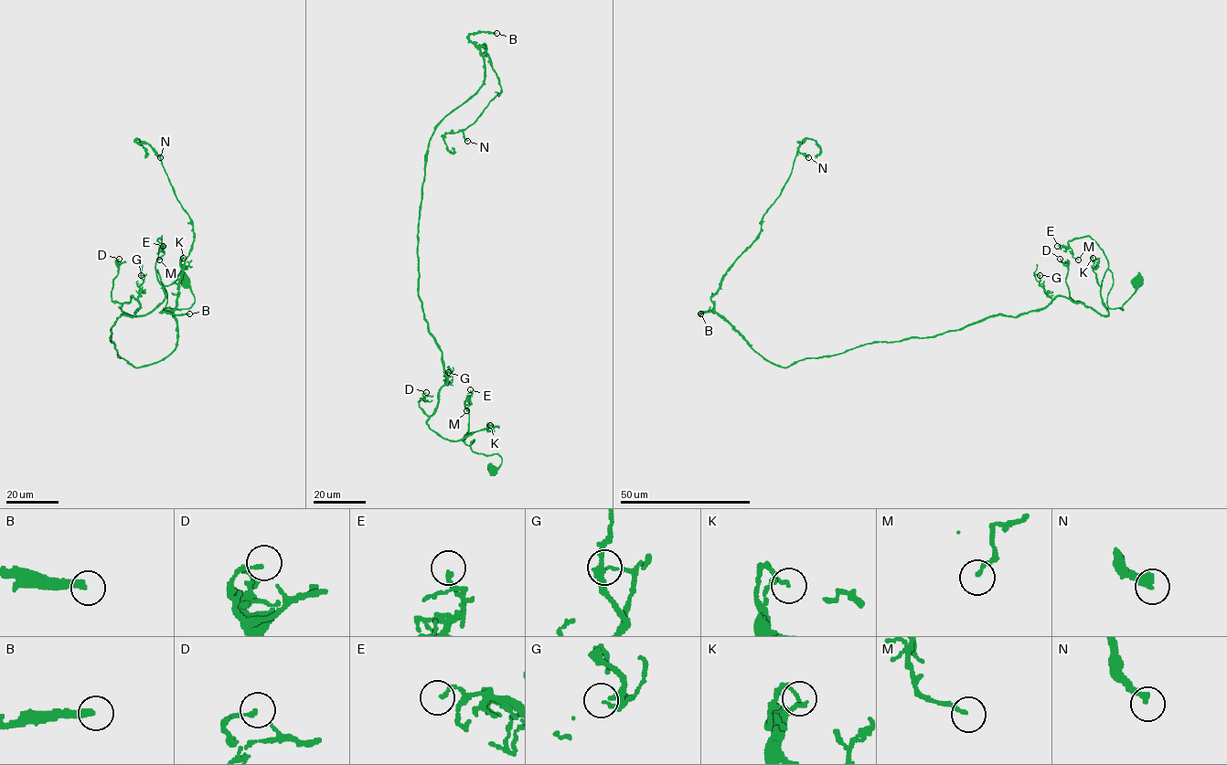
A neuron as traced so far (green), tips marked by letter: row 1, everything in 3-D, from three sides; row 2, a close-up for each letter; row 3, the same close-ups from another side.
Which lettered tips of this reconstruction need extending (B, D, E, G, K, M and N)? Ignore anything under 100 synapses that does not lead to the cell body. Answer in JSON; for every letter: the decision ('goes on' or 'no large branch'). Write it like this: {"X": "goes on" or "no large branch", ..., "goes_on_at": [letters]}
{"B": "goes on", "D": "no large branch", "E": "no large branch", "G": "no large branch", "K": "no large branch", "M": "no large branch", "N": "no large branch", "goes_on_at": ["B"]}

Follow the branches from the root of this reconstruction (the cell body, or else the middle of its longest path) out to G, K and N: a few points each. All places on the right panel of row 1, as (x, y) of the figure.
G: (1138, 281), (1123, 309), (1111, 309), (1108, 269), (1102, 315), (1050, 298), (1040, 275)
K: (1138, 281), (1123, 309), (1111, 309), (1112, 273), (1105, 271), (1100, 285), (1093, 270), (1098, 260), (1093, 258)
N: (1138, 281), (1111, 309), (1105, 271), (1107, 315), (1057, 296), (775, 365), (710, 297), (795, 155), (808, 157)

